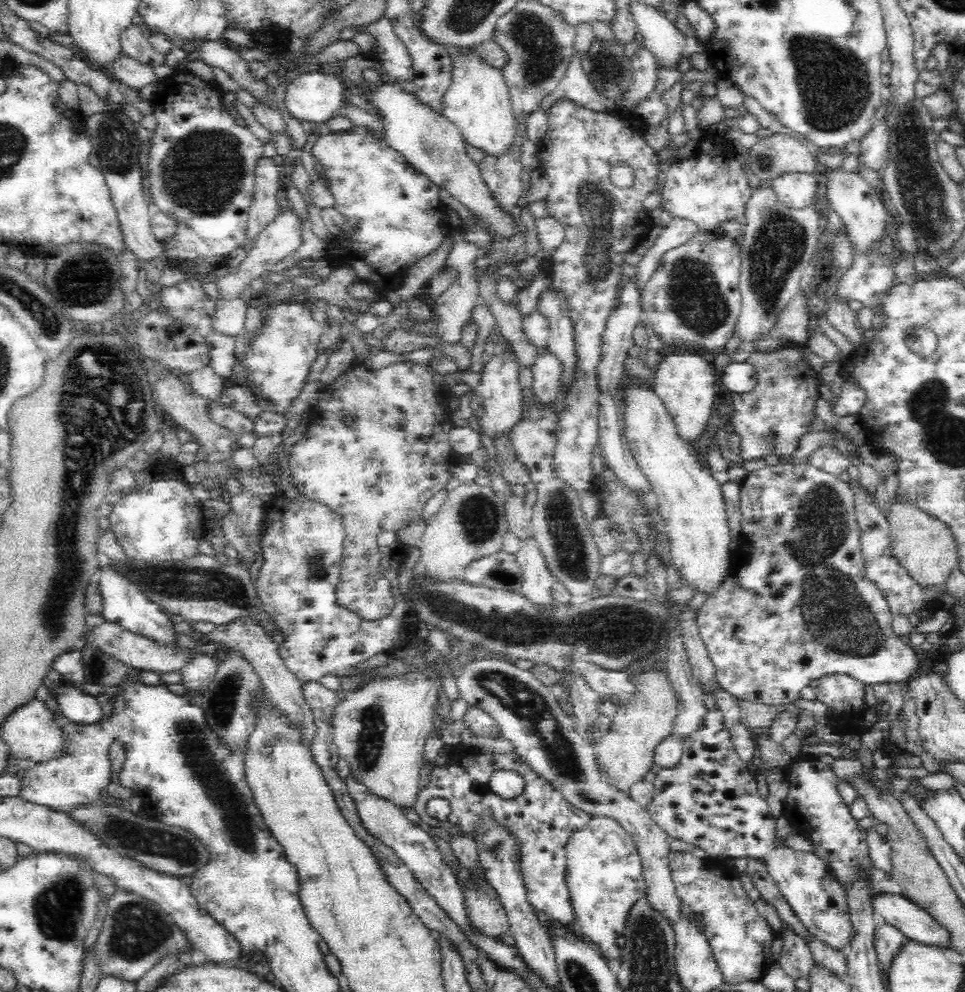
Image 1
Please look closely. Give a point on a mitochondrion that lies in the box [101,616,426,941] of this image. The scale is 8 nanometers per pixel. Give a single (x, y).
(222, 791)

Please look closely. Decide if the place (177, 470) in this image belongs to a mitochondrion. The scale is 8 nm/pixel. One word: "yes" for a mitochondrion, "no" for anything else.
no

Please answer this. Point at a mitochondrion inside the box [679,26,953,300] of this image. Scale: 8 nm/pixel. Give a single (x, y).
(835, 86)

